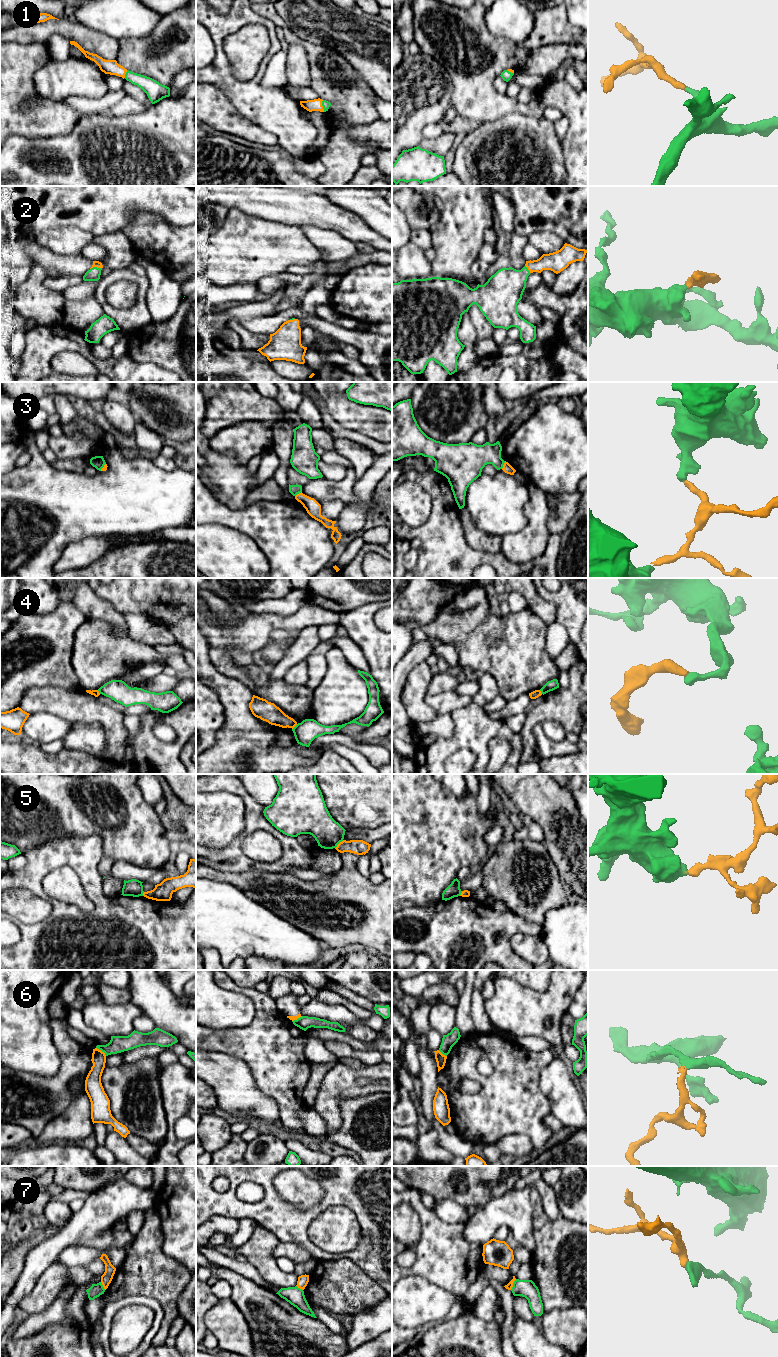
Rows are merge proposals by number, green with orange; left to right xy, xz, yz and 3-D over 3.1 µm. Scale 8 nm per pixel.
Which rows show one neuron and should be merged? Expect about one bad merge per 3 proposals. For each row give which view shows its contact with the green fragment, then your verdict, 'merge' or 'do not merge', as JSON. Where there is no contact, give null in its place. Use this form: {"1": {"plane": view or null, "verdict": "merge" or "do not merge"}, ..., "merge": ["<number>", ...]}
{"1": {"plane": "xz", "verdict": "merge"}, "2": {"plane": "xy", "verdict": "merge"}, "3": {"plane": "yz", "verdict": "do not merge"}, "4": {"plane": "xz", "verdict": "do not merge"}, "5": {"plane": "xz", "verdict": "do not merge"}, "6": {"plane": "xy", "verdict": "do not merge"}, "7": {"plane": "yz", "verdict": "do not merge"}, "merge": ["1", "2"]}

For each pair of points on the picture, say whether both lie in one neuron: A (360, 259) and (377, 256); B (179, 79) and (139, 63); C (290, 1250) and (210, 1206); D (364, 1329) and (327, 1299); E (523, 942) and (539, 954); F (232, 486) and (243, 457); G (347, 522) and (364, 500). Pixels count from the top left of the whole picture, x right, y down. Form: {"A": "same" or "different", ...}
{"A": "same", "B": "different", "C": "different", "D": "different", "E": "same", "F": "different", "G": "same"}

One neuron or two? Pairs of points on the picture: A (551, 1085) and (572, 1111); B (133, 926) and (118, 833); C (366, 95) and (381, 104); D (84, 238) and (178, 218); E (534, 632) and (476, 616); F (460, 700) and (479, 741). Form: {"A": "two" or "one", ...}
{"A": "one", "B": "two", "C": "two", "D": "two", "E": "one", "F": "two"}

